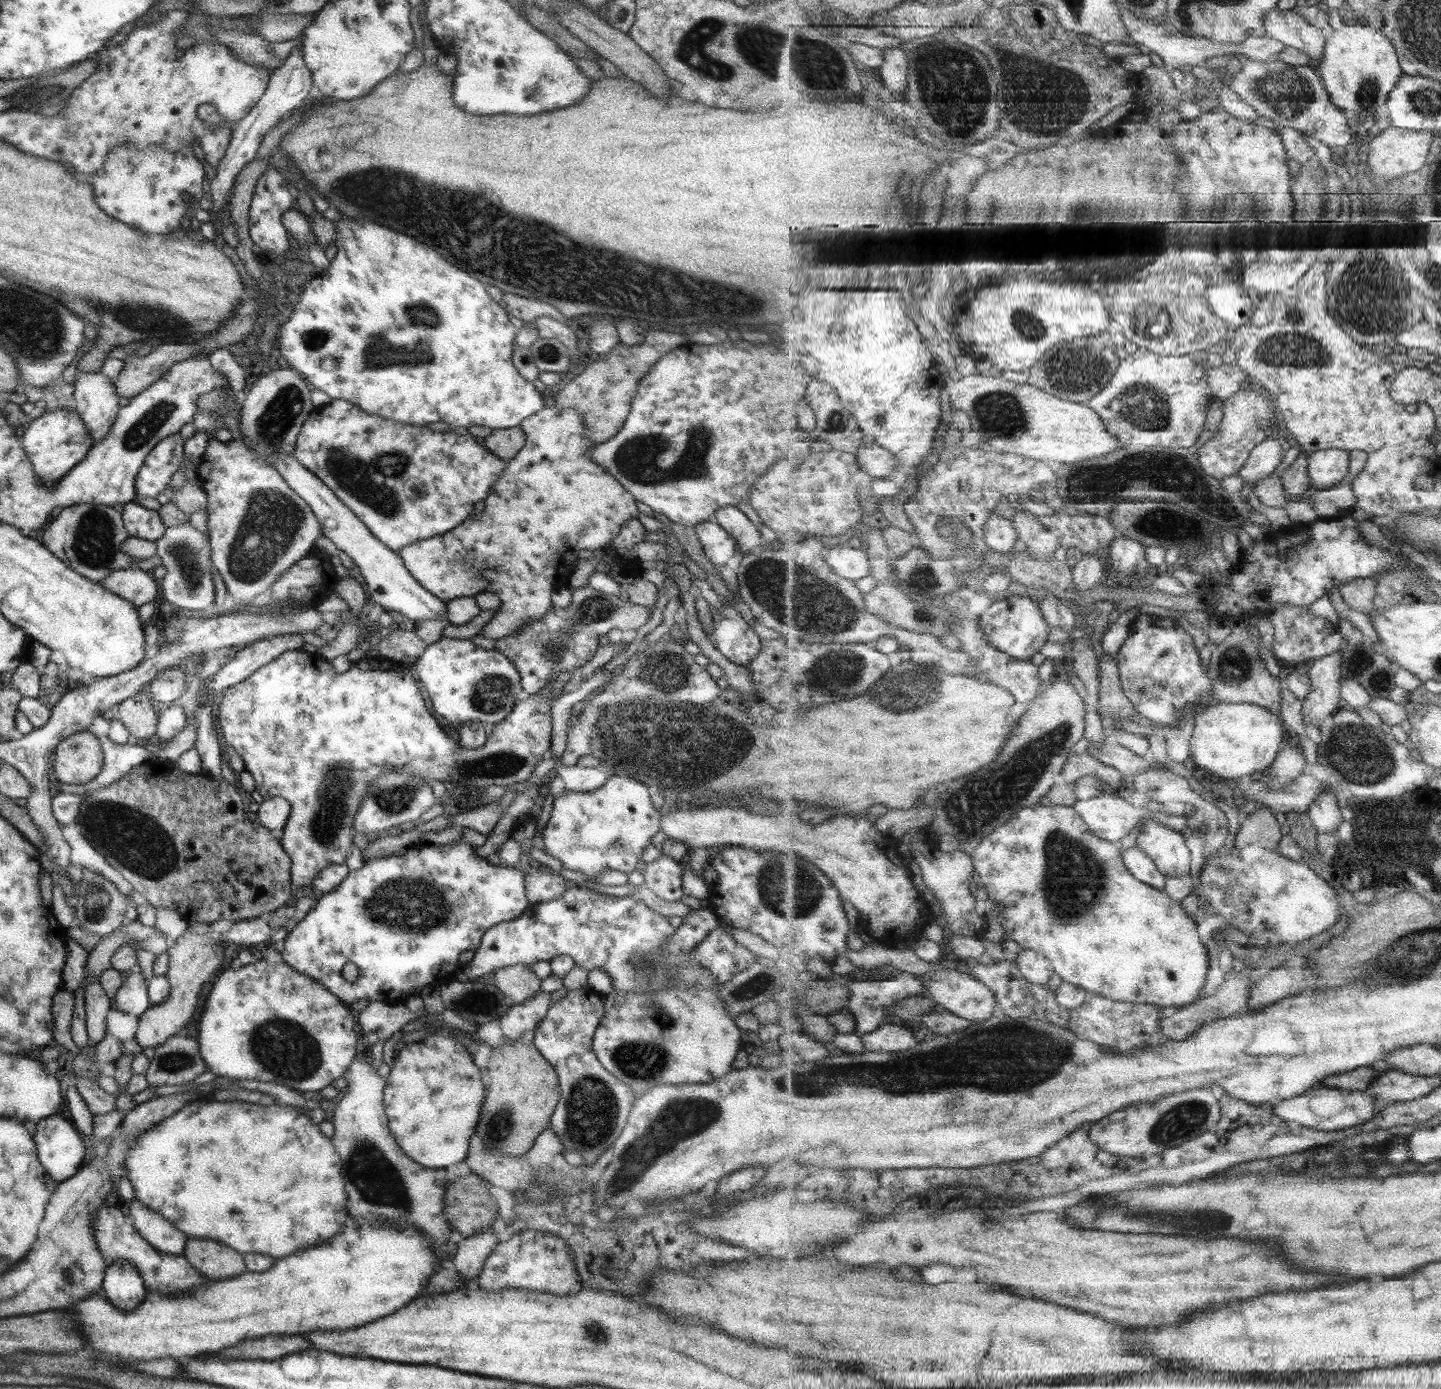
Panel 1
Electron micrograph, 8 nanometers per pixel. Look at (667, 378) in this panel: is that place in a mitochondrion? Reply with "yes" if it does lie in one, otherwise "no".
no

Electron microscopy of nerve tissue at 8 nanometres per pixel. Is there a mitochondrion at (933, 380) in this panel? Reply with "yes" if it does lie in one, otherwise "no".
no

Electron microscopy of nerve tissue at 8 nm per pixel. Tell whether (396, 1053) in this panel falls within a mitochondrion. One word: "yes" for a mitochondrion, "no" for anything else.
no

